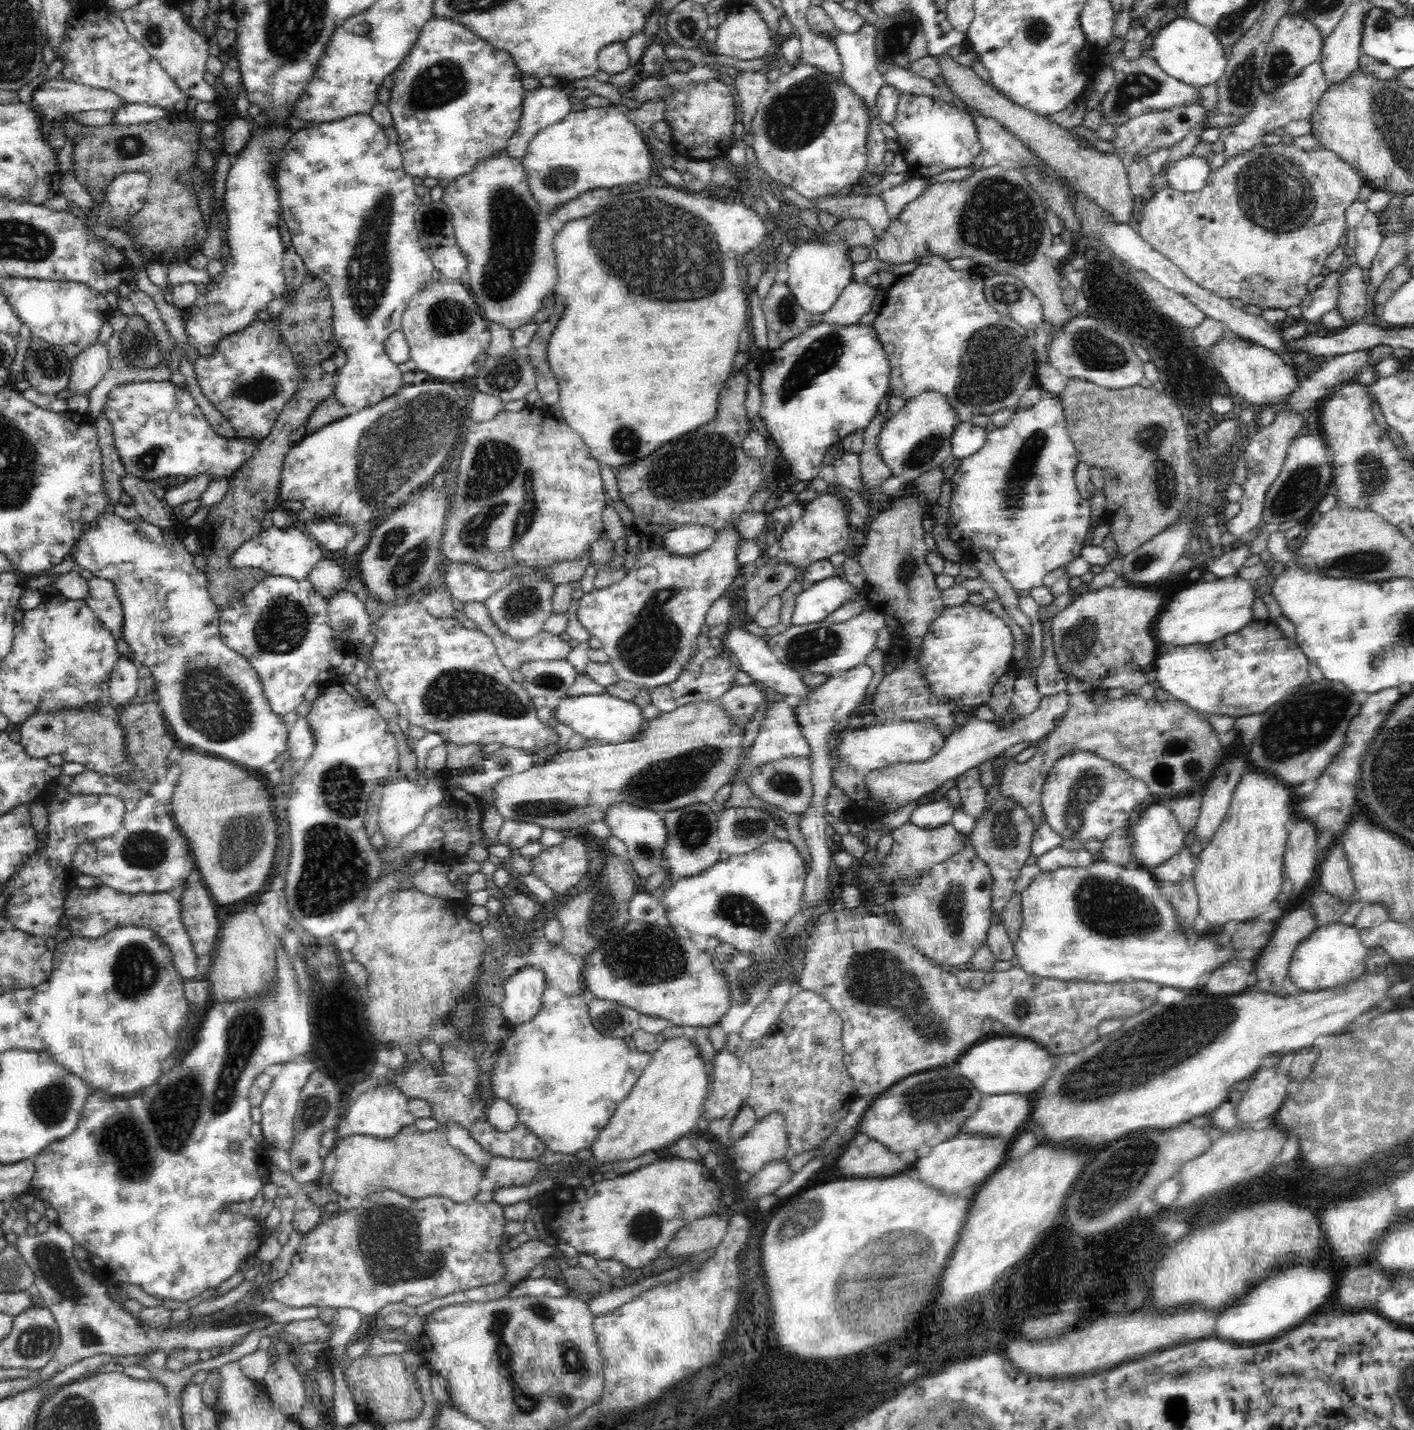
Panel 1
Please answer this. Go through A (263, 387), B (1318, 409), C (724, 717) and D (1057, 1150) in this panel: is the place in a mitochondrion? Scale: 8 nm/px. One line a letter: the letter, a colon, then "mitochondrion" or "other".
A: mitochondrion
B: other
C: other
D: other

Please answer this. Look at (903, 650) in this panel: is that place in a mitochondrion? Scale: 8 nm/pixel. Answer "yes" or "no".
no

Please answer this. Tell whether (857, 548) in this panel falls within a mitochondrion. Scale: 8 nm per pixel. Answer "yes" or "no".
no

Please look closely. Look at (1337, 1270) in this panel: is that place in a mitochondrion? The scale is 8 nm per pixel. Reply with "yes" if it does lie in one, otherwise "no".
no

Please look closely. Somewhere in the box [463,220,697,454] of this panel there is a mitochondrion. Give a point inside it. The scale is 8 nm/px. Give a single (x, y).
(503, 376)

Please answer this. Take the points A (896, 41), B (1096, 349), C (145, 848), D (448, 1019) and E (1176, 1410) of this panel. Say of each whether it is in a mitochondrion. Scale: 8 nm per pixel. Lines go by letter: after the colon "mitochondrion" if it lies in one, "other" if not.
A: mitochondrion
B: mitochondrion
C: mitochondrion
D: other
E: mitochondrion

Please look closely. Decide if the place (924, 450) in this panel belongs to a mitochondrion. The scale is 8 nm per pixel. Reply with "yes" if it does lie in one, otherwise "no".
yes

